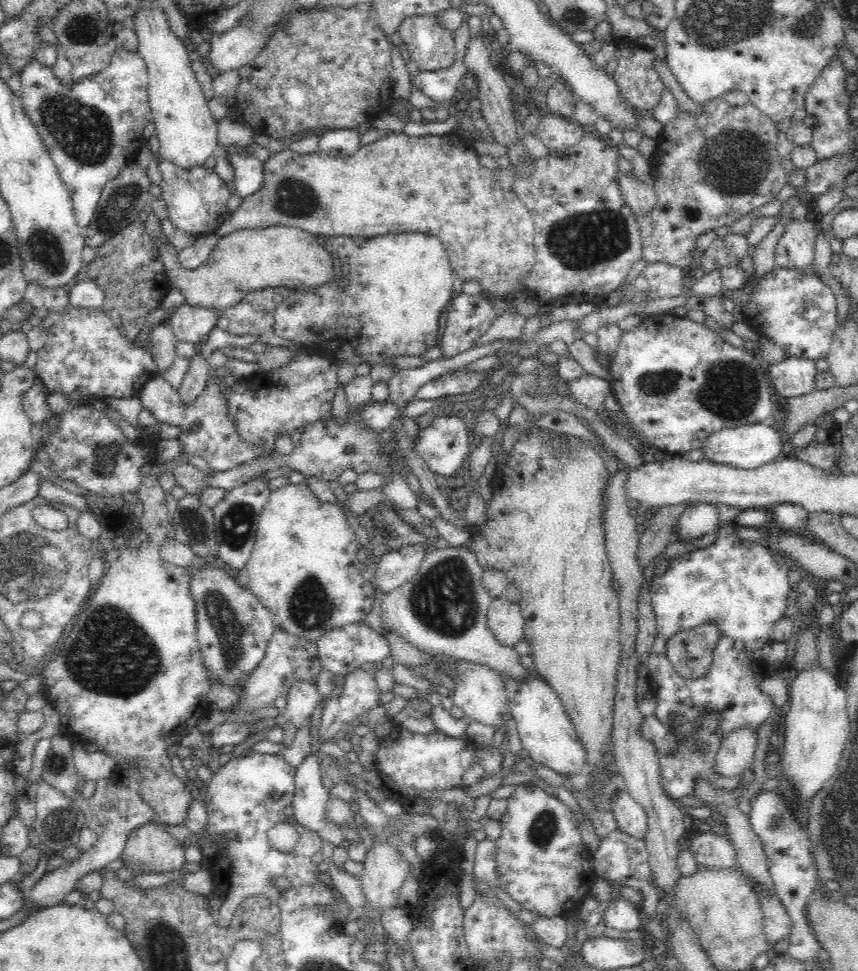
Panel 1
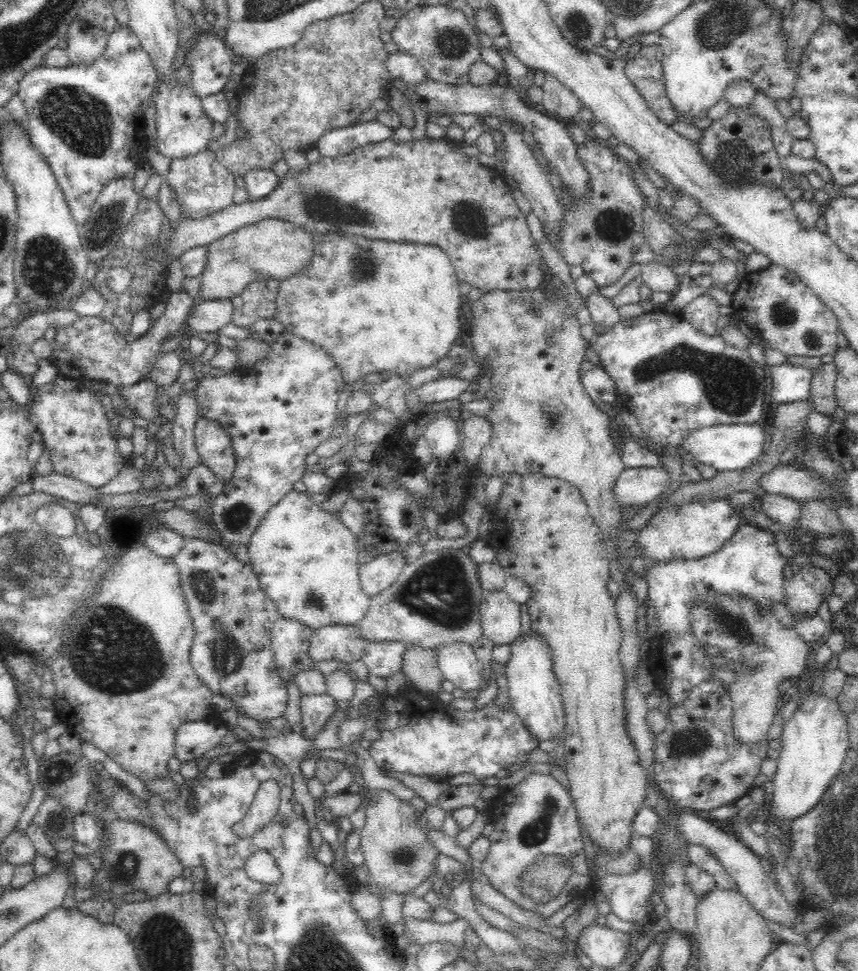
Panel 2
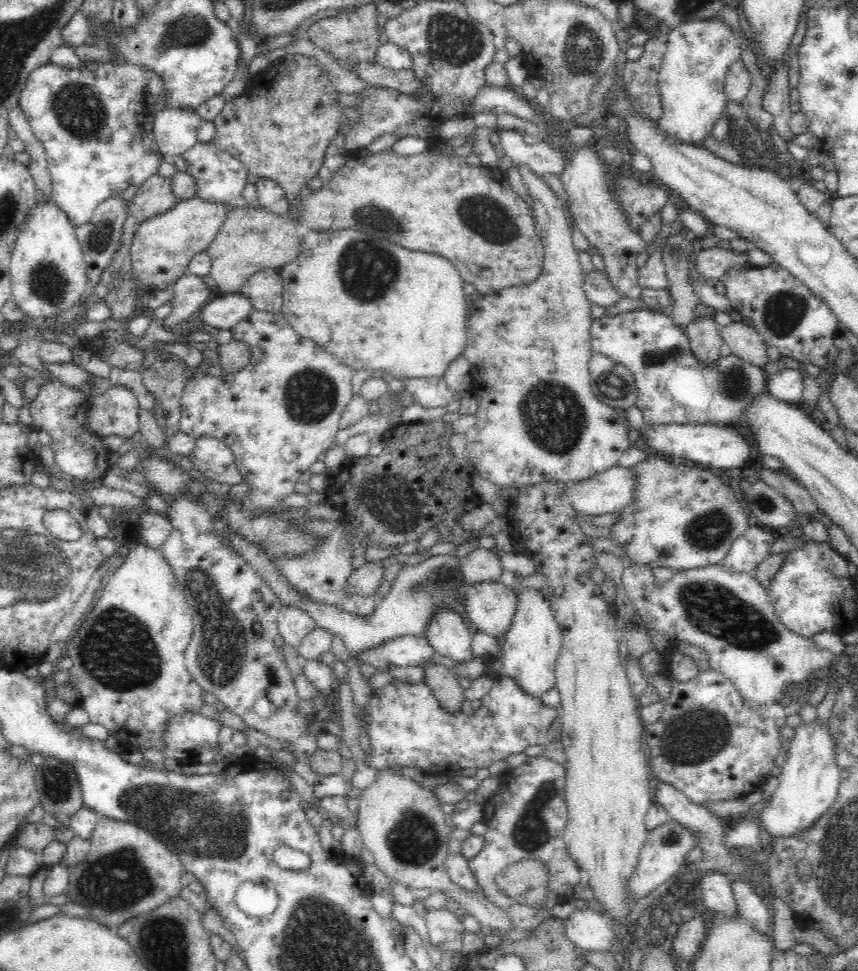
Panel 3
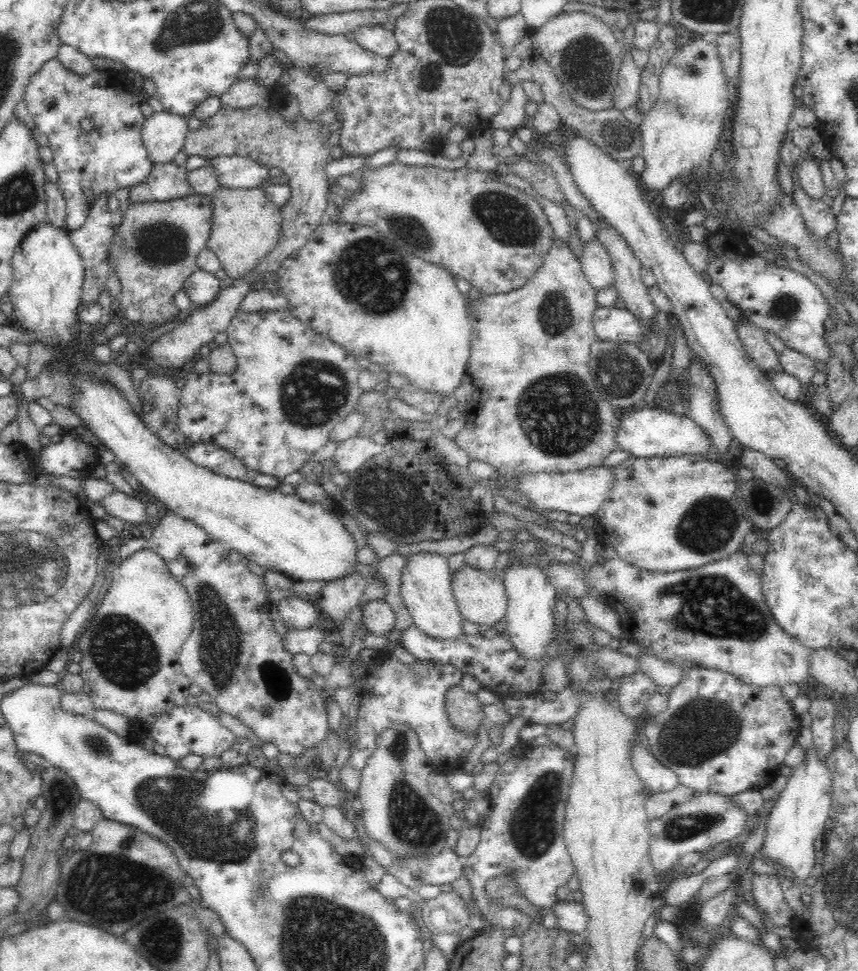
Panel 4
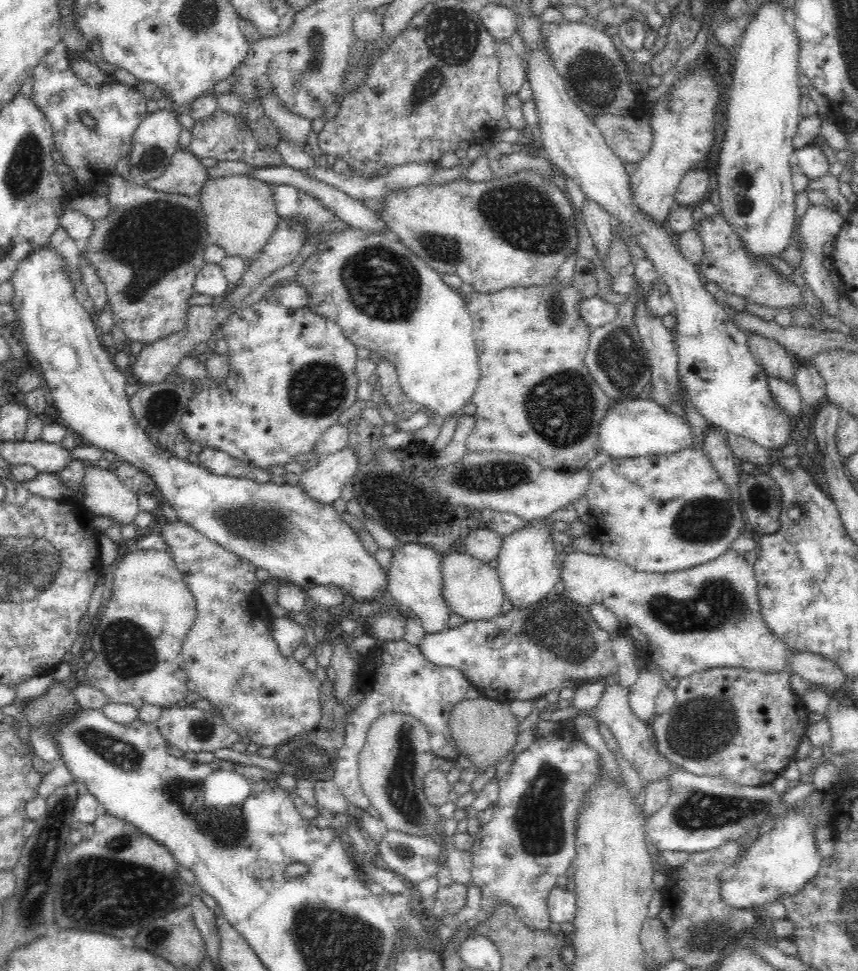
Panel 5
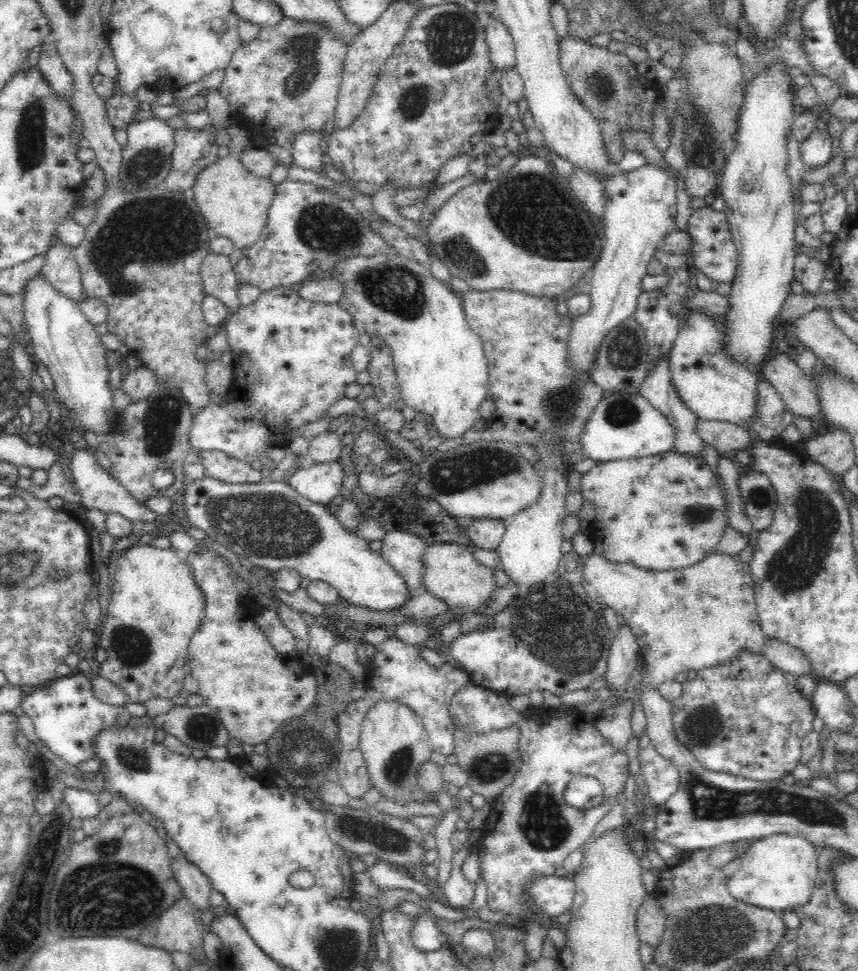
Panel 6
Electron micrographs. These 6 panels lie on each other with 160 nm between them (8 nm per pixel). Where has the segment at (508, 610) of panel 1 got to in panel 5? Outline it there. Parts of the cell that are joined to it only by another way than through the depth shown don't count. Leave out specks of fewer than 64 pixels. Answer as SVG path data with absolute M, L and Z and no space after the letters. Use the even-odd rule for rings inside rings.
M464 551L441 555L441 563L443 597L452 613L463 616L467 621L488 620L500 615L505 594L496 569Z

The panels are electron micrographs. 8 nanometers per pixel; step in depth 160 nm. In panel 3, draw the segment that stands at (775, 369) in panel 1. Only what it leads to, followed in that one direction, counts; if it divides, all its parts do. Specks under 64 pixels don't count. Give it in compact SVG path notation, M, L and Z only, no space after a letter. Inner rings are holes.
M784 368L770 376L768 393L778 401L799 405L802 402L804 379L802 371Z

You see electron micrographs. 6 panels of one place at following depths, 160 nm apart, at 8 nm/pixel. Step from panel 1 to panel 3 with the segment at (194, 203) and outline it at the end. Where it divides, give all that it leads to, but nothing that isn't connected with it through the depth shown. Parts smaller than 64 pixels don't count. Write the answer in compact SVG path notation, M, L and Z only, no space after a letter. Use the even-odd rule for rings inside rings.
M198 141L190 150L181 154L187 167L184 169L196 183L196 196L210 203L236 203L246 184L246 169L238 159L220 150L216 143Z

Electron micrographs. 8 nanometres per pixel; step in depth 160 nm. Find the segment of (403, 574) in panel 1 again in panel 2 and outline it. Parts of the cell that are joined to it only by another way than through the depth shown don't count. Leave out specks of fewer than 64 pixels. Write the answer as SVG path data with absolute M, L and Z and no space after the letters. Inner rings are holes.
M394 551L377 556L370 562L360 565L359 576L363 591L373 597L390 588L400 578L408 562L402 551Z

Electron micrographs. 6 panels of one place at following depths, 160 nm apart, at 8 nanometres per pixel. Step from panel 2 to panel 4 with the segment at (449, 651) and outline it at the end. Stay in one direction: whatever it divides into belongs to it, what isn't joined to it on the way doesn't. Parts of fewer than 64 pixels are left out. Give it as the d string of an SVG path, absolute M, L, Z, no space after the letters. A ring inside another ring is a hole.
M420 551L410 556L401 576L400 594L413 618L414 626L436 640L455 641L464 635L462 623L465 618L453 595L448 557L438 553Z

